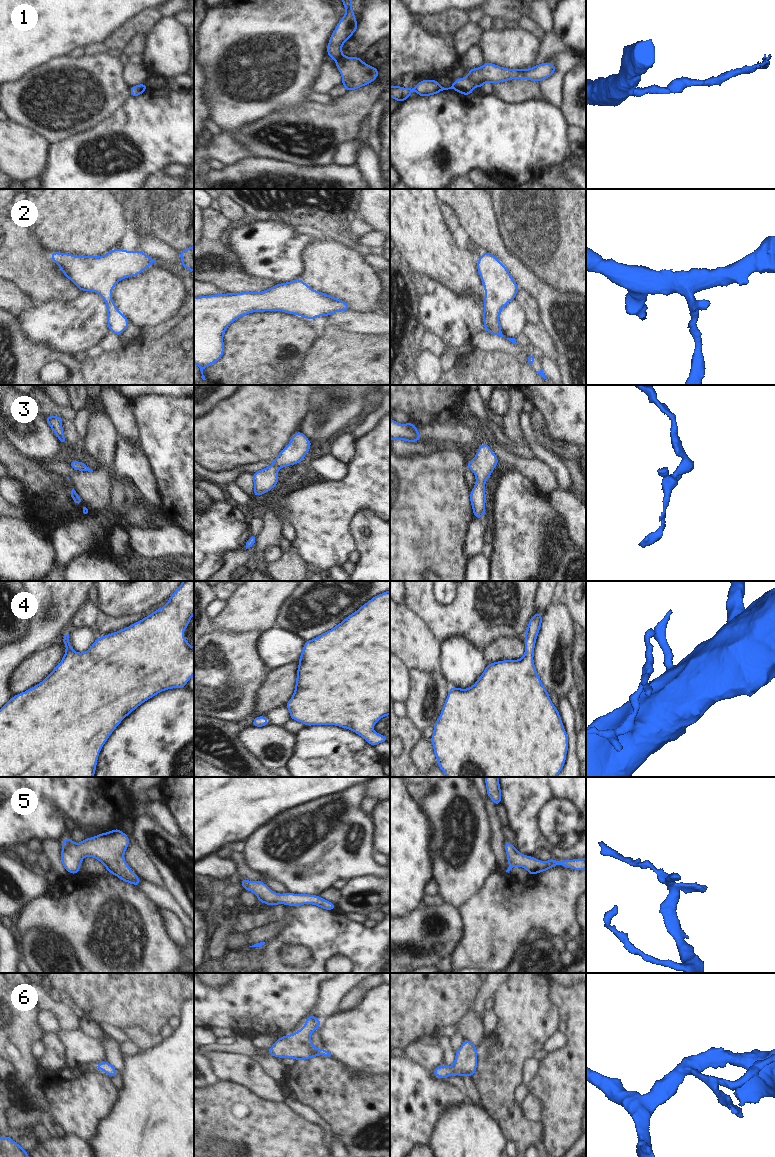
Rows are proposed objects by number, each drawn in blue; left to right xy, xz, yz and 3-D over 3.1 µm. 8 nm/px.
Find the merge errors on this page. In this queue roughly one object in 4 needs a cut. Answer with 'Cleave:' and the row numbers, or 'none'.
Cleave: 1

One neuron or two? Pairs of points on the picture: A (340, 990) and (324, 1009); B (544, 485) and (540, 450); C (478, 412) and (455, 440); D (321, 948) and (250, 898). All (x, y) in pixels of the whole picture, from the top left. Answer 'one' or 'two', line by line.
A: one
B: two
C: two
D: two

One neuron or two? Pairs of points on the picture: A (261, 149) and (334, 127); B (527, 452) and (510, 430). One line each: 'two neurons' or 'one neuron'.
A: one neuron
B: two neurons

